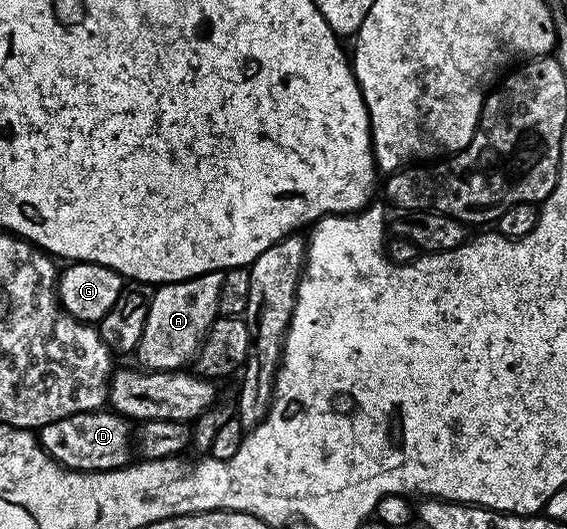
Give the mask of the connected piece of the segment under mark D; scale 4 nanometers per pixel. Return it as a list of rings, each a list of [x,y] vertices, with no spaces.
[[[112,410],[80,412],[39,429],[39,439],[45,452],[71,472],[110,472],[130,463],[135,452],[135,432],[130,421]]]

